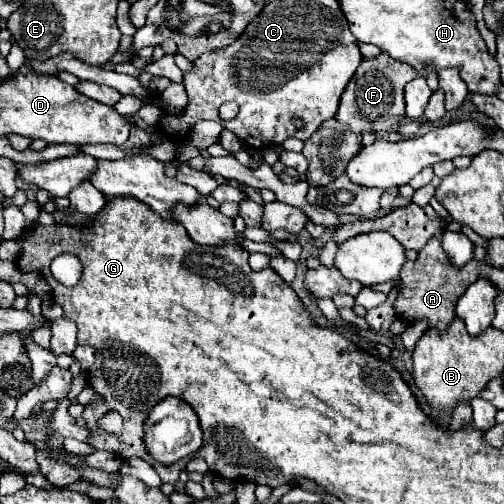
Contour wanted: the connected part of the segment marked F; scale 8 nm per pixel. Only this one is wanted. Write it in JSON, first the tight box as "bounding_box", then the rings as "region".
{"bounding_box":[335,52,415,134],"region":[[[383,52],[373,60],[363,60],[341,96],[335,120],[347,124],[355,134],[365,134],[365,132],[381,134],[397,130],[401,126],[399,122],[405,118],[403,88],[413,78],[415,74],[413,68],[409,68],[409,64],[397,62]]]}

